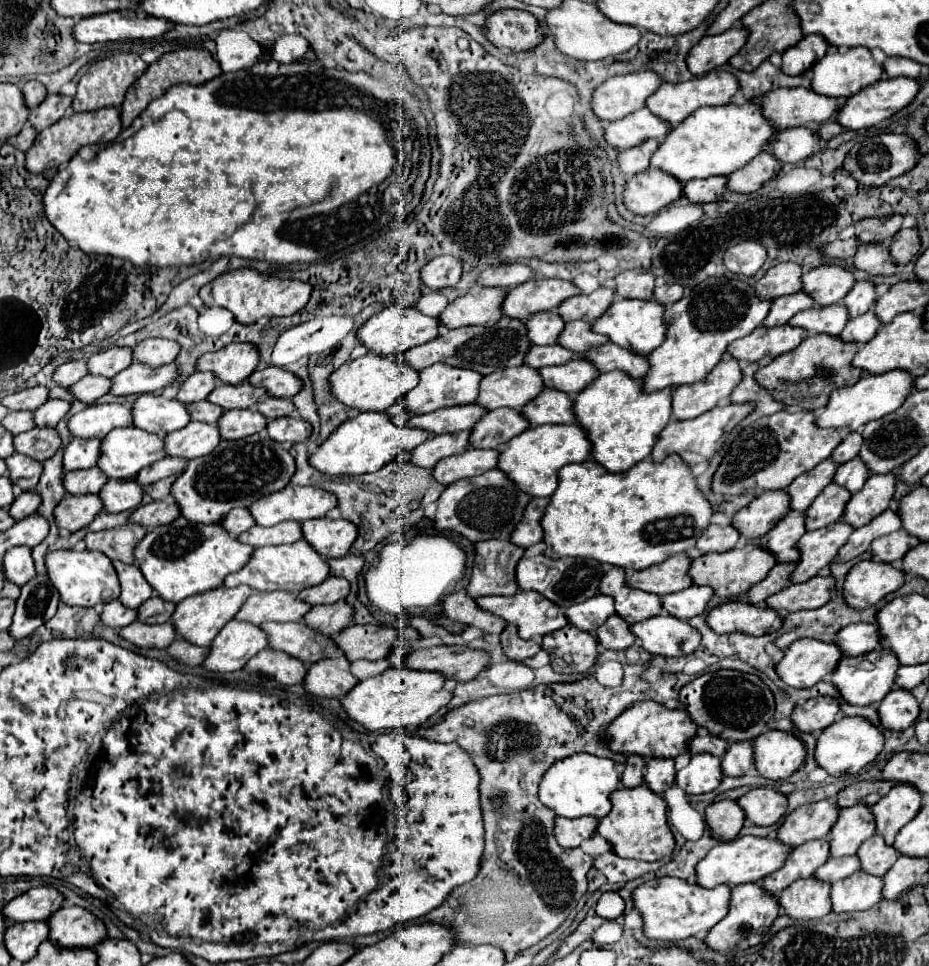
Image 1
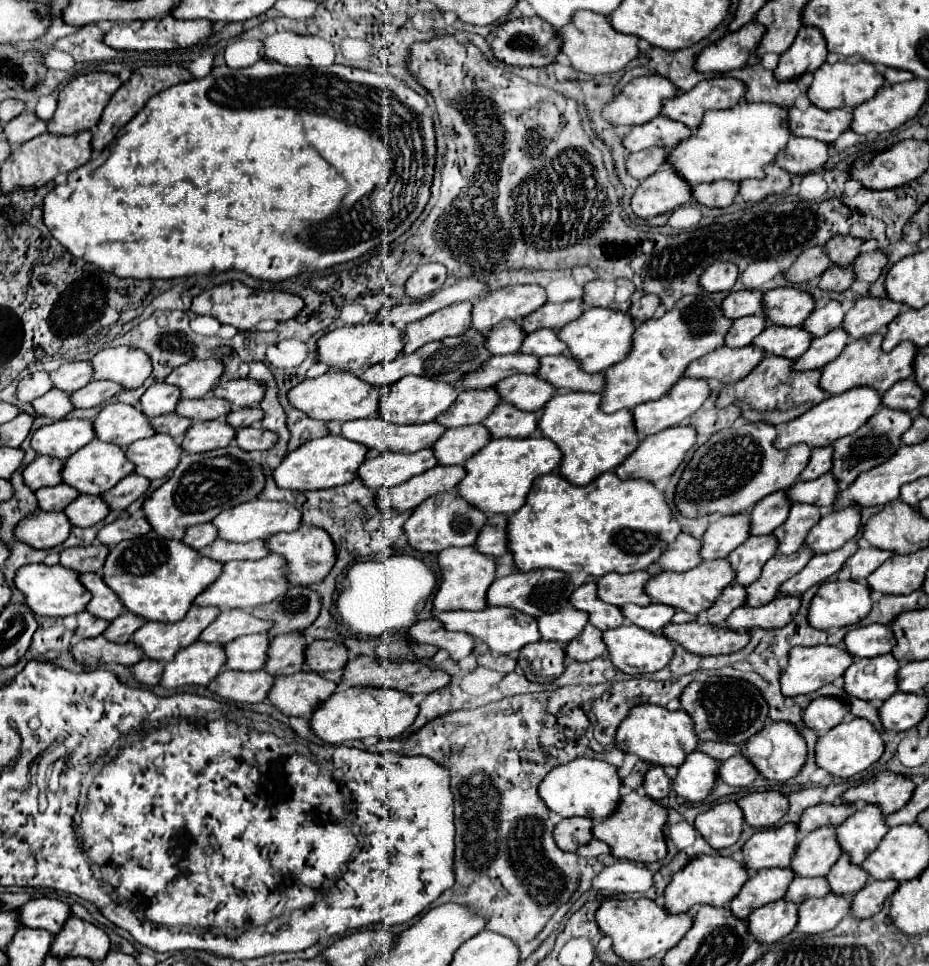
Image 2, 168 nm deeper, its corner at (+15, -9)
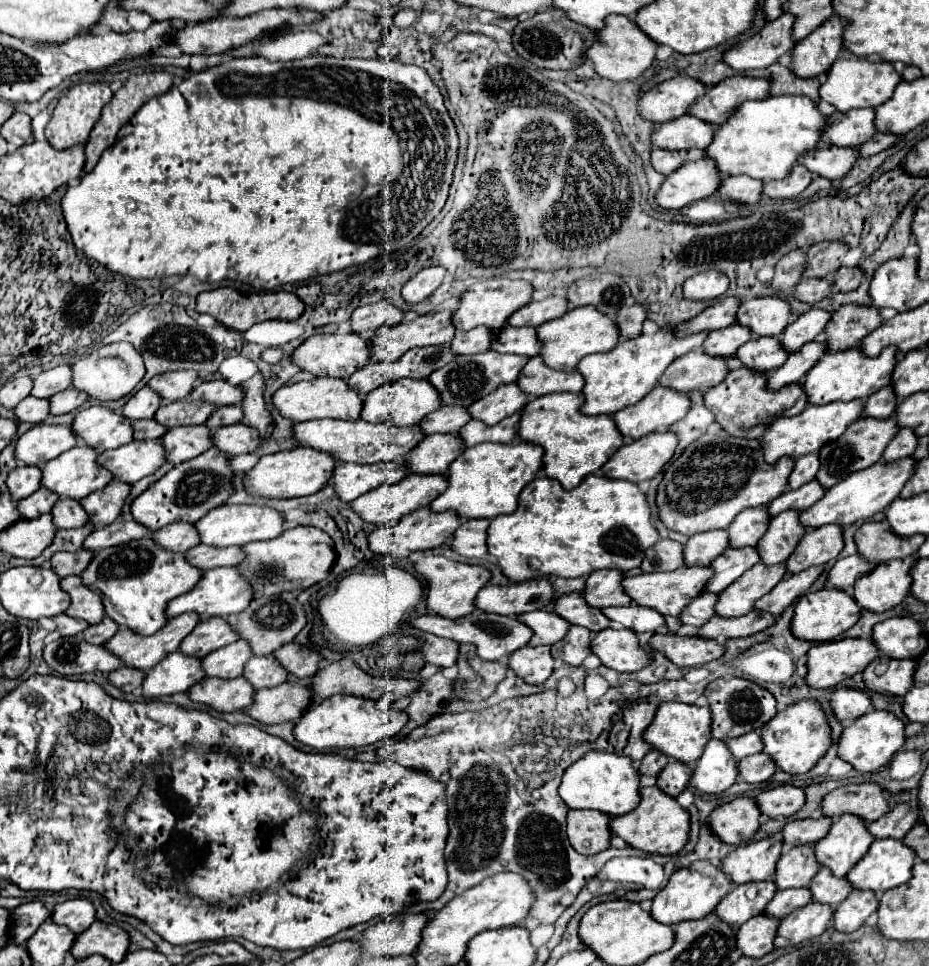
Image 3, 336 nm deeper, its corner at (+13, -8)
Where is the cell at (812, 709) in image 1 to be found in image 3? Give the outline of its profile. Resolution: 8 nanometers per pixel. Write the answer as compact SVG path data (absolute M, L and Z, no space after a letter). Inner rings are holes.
M836 688L830 698L830 708L842 724L848 724L870 710L870 698L862 690Z

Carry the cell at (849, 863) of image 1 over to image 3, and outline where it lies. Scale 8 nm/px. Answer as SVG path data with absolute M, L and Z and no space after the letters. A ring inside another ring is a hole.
M786 888L786 890L778 890L778 894L766 906L764 914L770 914L774 918L784 918L794 908L806 906L808 902L810 902L810 890L808 888Z

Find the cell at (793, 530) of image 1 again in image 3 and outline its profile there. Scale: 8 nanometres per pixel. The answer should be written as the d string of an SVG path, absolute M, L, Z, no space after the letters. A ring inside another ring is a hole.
M744 546L744 548L730 548L724 550L710 566L714 568L714 578L708 582L706 590L722 592L726 586L736 582L748 568L752 568L756 562L760 562L758 550L754 546Z

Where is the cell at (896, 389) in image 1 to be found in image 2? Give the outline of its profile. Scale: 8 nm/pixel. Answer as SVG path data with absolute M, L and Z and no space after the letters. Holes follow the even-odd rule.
M856 387L856 389L846 391L840 397L838 395L828 397L822 403L814 405L812 409L808 409L804 415L800 415L800 417L776 427L778 435L776 435L774 447L780 449L780 451L792 447L792 445L798 445L798 443L806 443L808 447L828 447L836 439L840 439L844 435L850 435L858 427L862 427L878 411L880 405L882 405L880 403L880 393L872 391L870 387Z

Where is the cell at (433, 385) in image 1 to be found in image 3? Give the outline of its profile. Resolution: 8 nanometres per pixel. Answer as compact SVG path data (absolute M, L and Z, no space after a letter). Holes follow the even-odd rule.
M400 378L398 382L390 382L386 386L380 386L378 390L372 390L364 398L362 418L368 422L384 422L394 426L414 426L418 424L426 414L438 410L442 404L438 402L438 392L430 386L426 380L414 380L414 378Z

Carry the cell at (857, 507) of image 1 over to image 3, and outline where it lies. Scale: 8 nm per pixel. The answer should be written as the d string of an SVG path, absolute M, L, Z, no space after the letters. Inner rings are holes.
M820 526L818 530L808 530L798 542L796 550L786 562L790 574L806 570L810 566L820 566L834 560L844 548L842 526Z

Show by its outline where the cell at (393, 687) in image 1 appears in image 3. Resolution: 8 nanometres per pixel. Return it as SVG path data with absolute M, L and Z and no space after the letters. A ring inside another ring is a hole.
M330 696L324 702L304 712L300 722L294 726L294 736L302 744L318 752L332 748L358 748L396 736L406 722L408 722L408 714L404 710L380 710L376 702L370 698Z

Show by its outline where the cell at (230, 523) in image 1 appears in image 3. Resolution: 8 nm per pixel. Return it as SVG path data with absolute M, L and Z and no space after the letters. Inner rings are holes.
M174 522L158 532L152 532L152 538L166 550L172 552L186 552L200 544L200 534L194 524L188 522Z

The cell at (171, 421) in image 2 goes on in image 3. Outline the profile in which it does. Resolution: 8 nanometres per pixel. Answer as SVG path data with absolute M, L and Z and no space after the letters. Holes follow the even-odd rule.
M138 420L134 422L134 438L142 440L142 438L162 438L166 434L166 426L162 426L160 422L154 420Z

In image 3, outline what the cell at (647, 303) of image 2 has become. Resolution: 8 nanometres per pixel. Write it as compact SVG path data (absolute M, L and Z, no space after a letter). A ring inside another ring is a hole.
M632 304L632 306L624 306L618 312L616 324L620 328L620 334L624 338L634 338L642 332L642 322L646 320L646 306L644 304Z

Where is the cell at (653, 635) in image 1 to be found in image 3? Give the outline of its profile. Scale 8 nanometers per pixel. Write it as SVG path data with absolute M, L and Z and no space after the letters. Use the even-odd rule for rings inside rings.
M608 628L592 638L592 652L604 666L618 672L636 672L646 668L654 658L648 646L642 646L636 632L626 628Z

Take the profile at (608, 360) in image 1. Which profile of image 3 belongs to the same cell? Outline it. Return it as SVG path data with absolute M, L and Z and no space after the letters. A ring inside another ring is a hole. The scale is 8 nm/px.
M534 356L524 366L516 384L530 398L538 398L554 392L582 392L584 378L578 372L550 370L550 366L546 366L546 362L542 362L540 356Z

